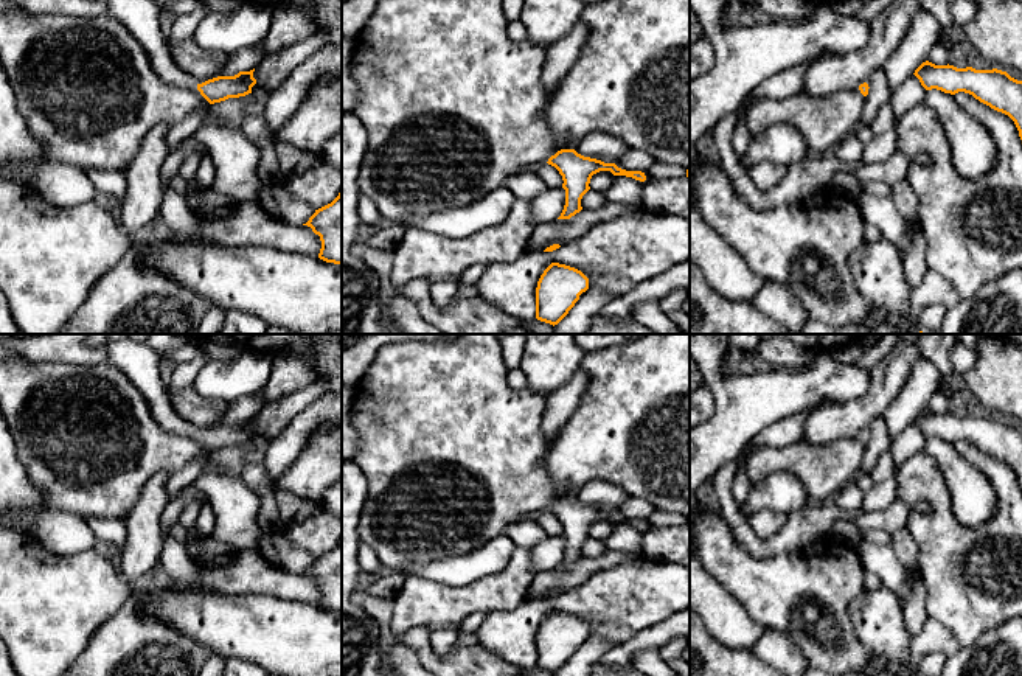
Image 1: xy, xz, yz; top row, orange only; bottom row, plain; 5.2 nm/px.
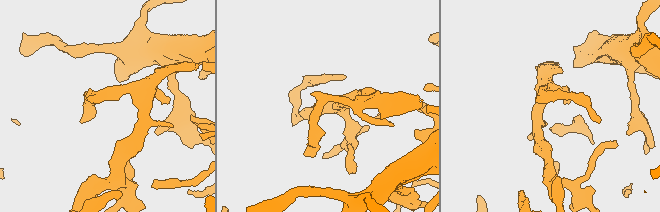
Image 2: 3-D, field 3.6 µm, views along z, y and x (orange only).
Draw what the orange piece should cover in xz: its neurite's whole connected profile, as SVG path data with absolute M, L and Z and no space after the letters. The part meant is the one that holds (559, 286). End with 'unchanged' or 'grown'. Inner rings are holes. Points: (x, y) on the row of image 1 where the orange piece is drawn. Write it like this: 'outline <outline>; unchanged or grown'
outline M551 263L536 287L536 319L558 325L589 289L589 278L578 269Z; unchanged

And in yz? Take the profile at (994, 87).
outline M923 62L913 73L926 90L941 90L955 95L965 92L991 109L1008 115L1022 140L1022 81L1006 71L957 68L954 65L935 65Z; unchanged

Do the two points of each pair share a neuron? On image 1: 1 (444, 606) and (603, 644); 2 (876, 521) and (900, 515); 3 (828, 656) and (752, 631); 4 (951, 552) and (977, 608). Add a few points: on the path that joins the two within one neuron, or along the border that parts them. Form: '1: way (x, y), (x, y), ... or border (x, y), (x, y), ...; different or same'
1: border (589, 636), (604, 636), (615, 644); different
2: way (882, 519), (893, 518); same
3: border (740, 602), (743, 609), (766, 628); different
4: way (957, 566), (959, 577), (971, 594); same

